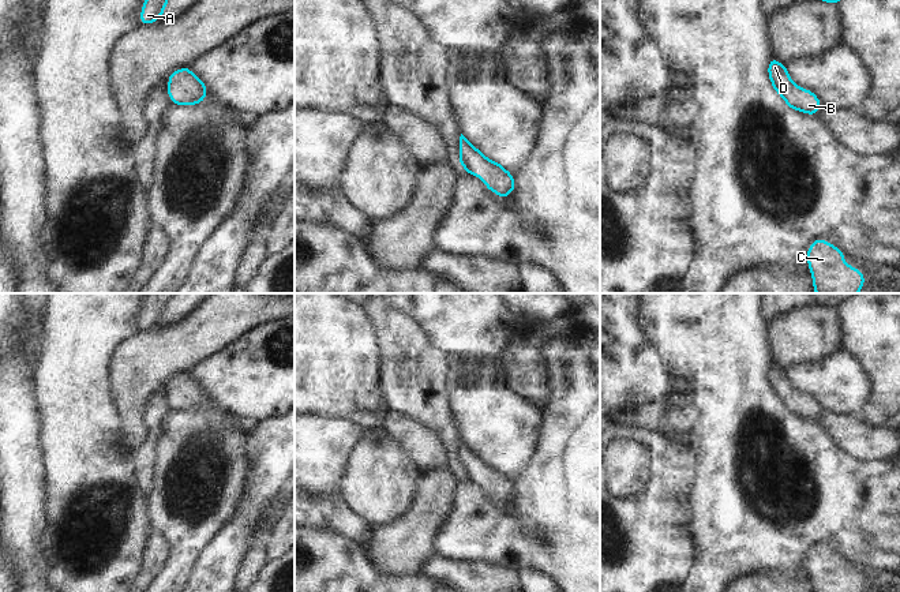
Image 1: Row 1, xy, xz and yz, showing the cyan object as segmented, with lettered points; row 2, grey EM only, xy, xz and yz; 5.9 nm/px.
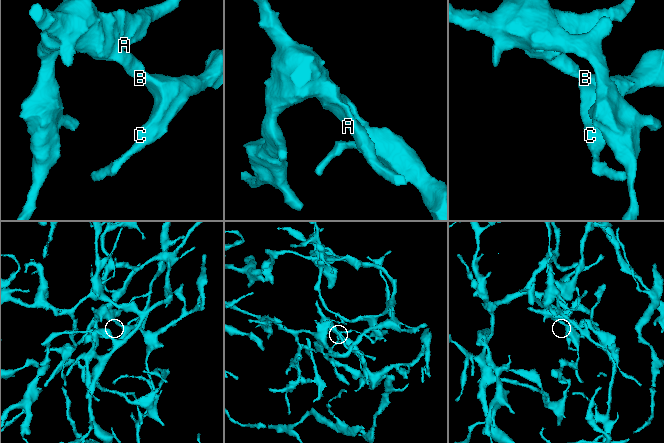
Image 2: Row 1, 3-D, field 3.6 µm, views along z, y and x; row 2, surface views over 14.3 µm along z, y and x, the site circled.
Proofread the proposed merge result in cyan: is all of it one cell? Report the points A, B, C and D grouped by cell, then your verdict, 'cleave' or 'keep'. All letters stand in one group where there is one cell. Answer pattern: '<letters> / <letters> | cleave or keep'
A B C D | keep

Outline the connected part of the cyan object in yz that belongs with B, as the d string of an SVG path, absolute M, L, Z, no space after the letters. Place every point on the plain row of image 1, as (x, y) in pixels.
M772 363L768 371L769 385L777 400L794 416L817 420L822 412L814 397L809 397L791 386L787 372Z

